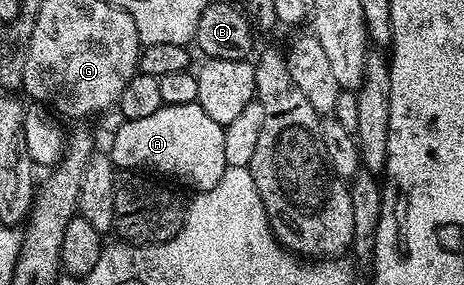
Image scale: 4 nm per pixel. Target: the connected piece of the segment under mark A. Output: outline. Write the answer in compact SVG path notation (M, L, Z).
M197 101L186 104L162 105L159 110L152 112L152 116L144 116L141 120L125 120L122 127L114 134L110 142L108 153L118 170L133 170L135 172L151 172L155 170L163 179L175 178L186 186L191 186L191 191L201 192L210 190L216 184L220 184L220 176L228 169L224 160L224 127Z

